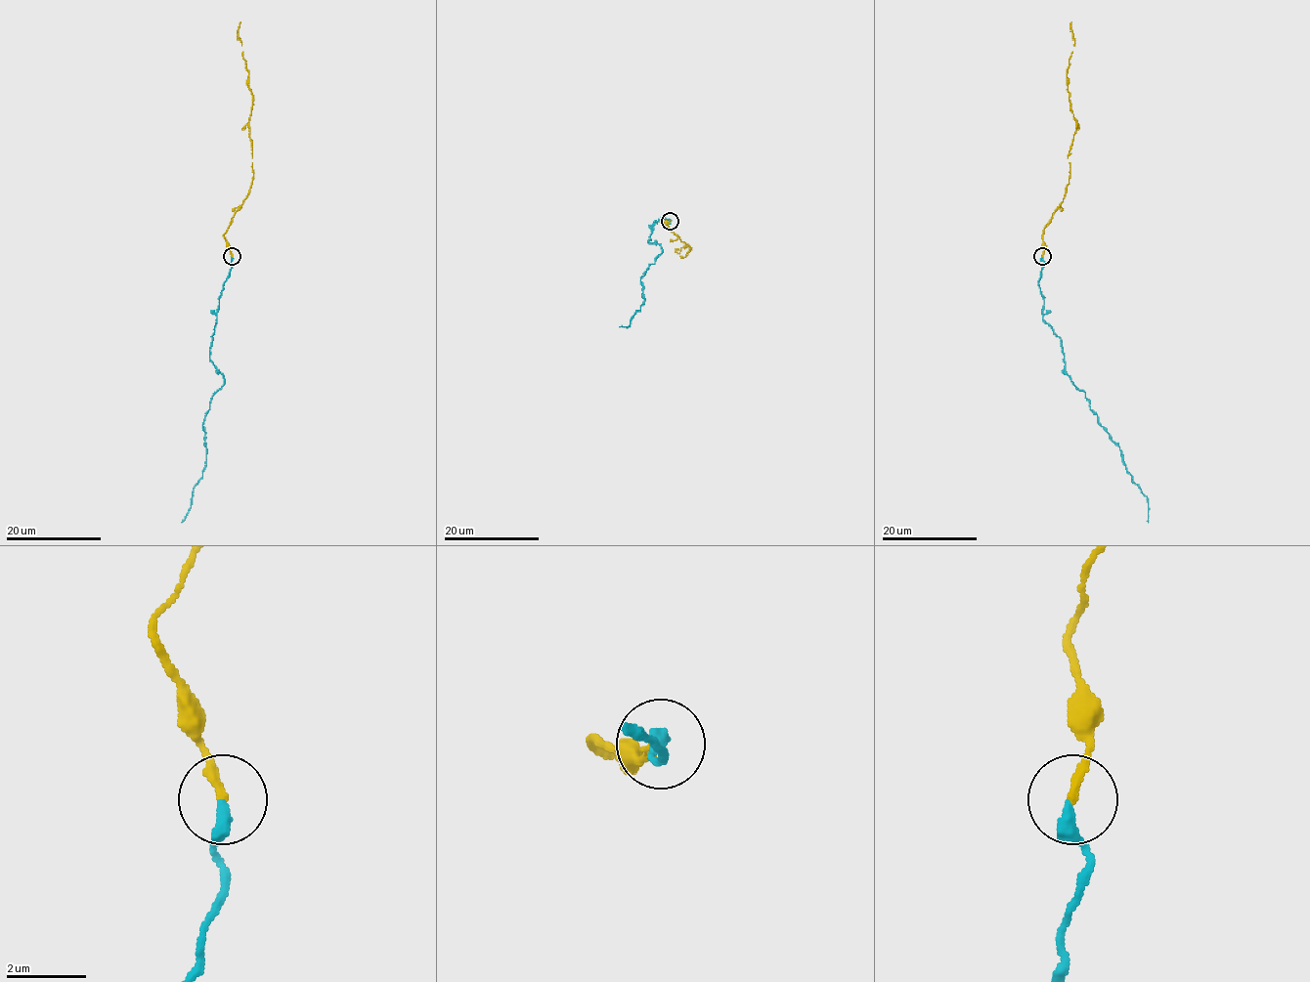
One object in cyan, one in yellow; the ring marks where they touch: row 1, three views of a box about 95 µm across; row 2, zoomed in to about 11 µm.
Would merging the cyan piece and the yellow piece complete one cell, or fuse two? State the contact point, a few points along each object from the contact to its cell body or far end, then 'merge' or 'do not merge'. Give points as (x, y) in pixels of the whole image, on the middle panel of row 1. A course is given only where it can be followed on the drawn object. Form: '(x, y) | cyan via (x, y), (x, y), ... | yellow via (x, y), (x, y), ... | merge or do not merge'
(670, 221) | cyan via (670, 220), (655, 221), (647, 242), (658, 243), (662, 253), (640, 281), (640, 310), (629, 326), (619, 326) | yellow via (670, 221), (662, 221), (690, 246), (686, 254), (691, 247), (686, 245), (678, 253), (678, 250) | merge

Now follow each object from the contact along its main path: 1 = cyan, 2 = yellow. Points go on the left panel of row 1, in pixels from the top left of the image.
1: (232, 256), (209, 348), (209, 360), (224, 385), (212, 397), (204, 415), (206, 465), (181, 522)
2: (232, 256), (224, 234), (253, 176), (248, 131), (253, 95), (238, 36), (240, 21)

